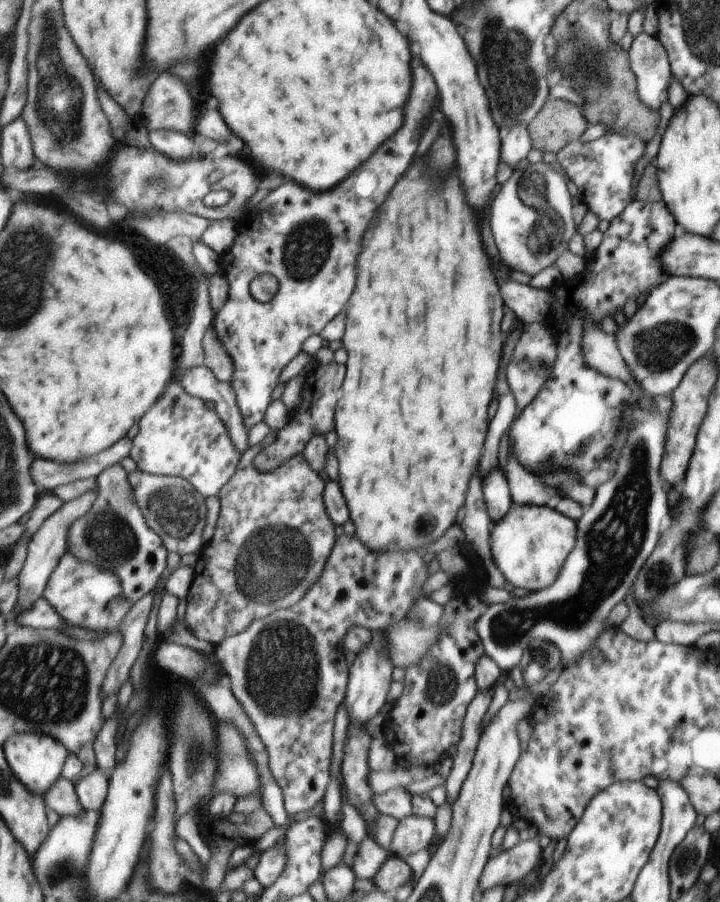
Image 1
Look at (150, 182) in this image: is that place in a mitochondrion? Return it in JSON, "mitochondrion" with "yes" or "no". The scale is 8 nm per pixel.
{"mitochondrion":"yes"}

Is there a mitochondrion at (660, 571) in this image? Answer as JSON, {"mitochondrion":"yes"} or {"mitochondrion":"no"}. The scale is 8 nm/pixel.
{"mitochondrion":"yes"}

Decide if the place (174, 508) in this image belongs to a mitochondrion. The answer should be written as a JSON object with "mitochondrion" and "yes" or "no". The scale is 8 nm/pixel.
{"mitochondrion":"yes"}

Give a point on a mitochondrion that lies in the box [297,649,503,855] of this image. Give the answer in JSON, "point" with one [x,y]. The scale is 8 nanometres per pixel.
{"point":[440,689]}

